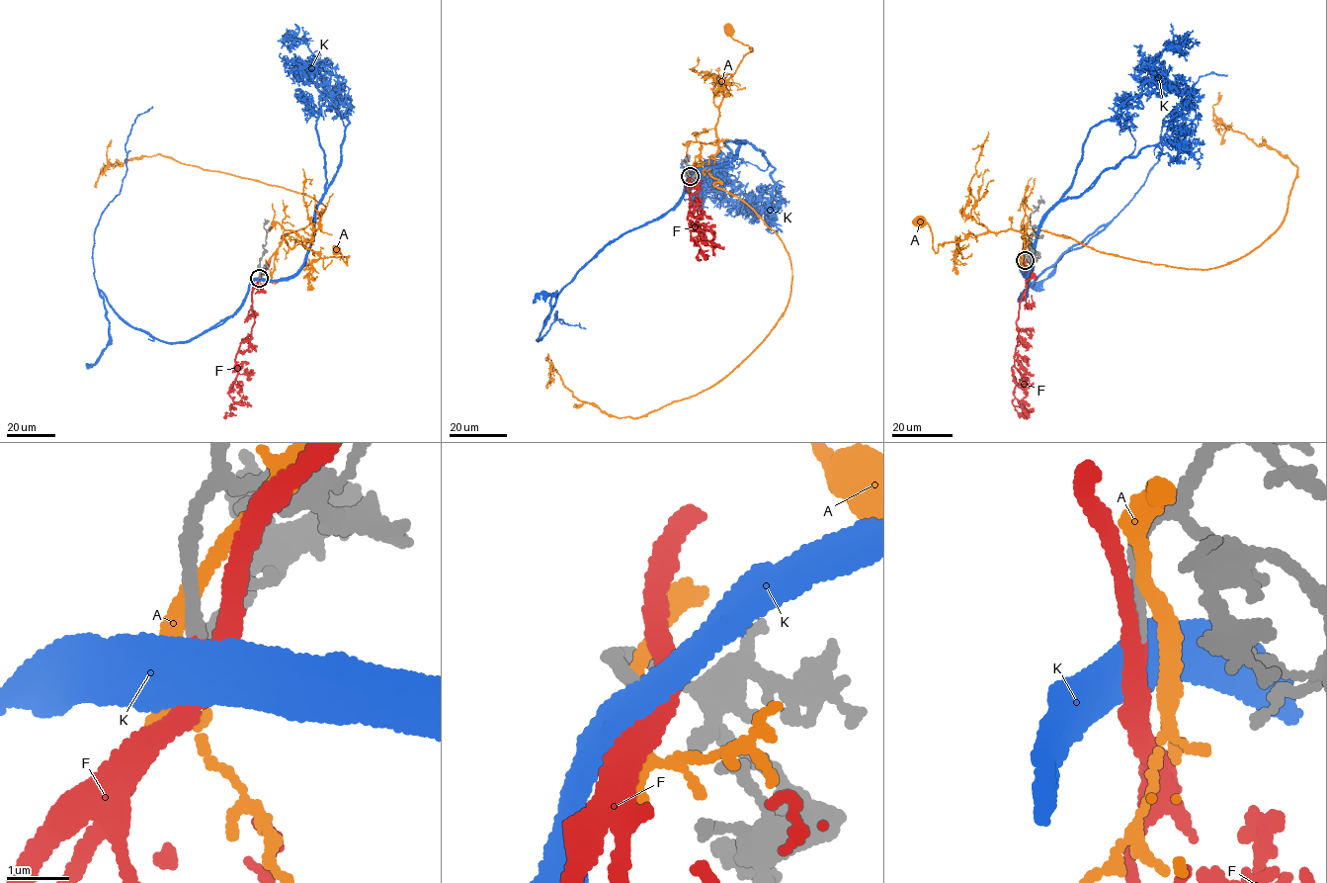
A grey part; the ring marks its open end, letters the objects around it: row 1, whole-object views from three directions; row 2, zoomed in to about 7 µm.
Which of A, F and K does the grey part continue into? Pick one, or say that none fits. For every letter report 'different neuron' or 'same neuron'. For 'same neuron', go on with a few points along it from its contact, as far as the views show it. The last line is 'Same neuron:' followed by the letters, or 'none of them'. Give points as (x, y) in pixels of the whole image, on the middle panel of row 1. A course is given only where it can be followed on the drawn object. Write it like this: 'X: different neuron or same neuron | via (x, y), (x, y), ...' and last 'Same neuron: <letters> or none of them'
A: different neuron
F: same neuron | via (690, 176), (687, 189), (697, 202), (687, 219), (694, 223), (690, 235), (699, 239), (701, 260)
K: different neuron
Same neuron: F

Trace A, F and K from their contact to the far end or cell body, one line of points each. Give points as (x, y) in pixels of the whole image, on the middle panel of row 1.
A: (689, 175), (701, 151), (701, 143), (722, 140), (715, 129), (723, 85), (752, 49), (734, 40), (728, 29)
F: (690, 176), (687, 189), (697, 202), (687, 219), (694, 223), (690, 235), (699, 239), (701, 260)
K: (690, 176), (681, 201), (612, 240), (563, 288), (537, 340), (548, 331), (555, 310), (554, 320), (585, 329)

